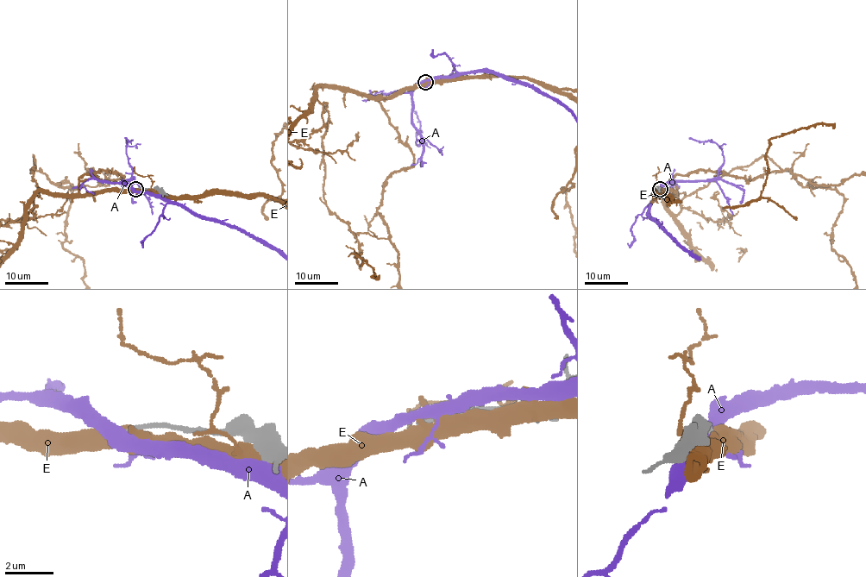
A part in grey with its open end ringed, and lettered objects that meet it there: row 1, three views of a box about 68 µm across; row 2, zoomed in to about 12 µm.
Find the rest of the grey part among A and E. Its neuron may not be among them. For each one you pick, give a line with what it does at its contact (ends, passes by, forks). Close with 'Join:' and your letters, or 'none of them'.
Join: none of them

